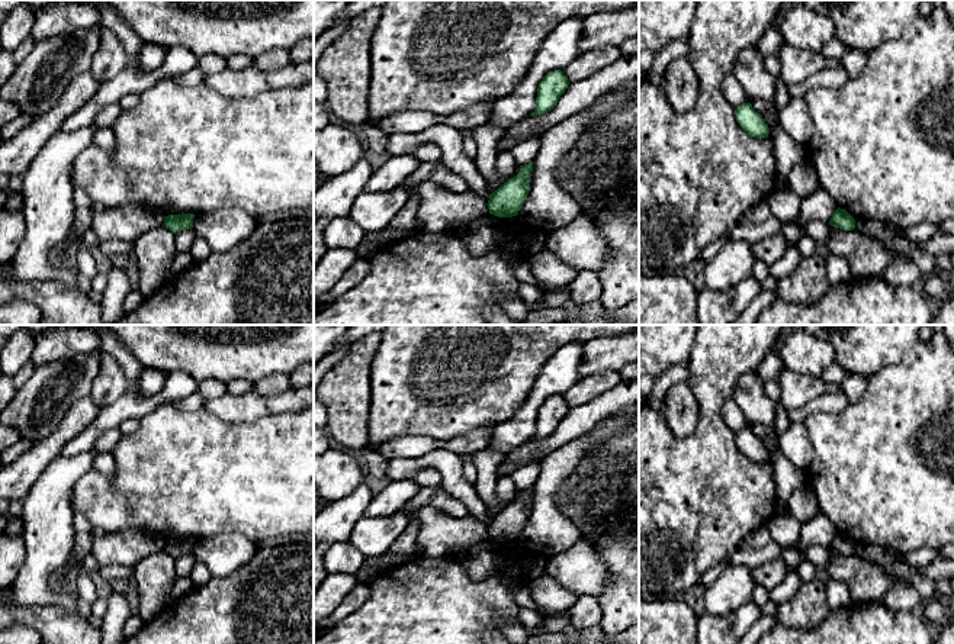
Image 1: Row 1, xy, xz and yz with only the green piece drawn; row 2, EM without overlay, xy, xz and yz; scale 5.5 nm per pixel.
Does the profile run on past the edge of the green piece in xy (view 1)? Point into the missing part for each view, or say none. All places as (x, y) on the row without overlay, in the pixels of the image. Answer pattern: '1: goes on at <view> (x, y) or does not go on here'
1: does not go on here

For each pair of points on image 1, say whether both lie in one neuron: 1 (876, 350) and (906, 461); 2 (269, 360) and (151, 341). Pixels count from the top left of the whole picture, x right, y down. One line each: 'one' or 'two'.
1: two
2: one

